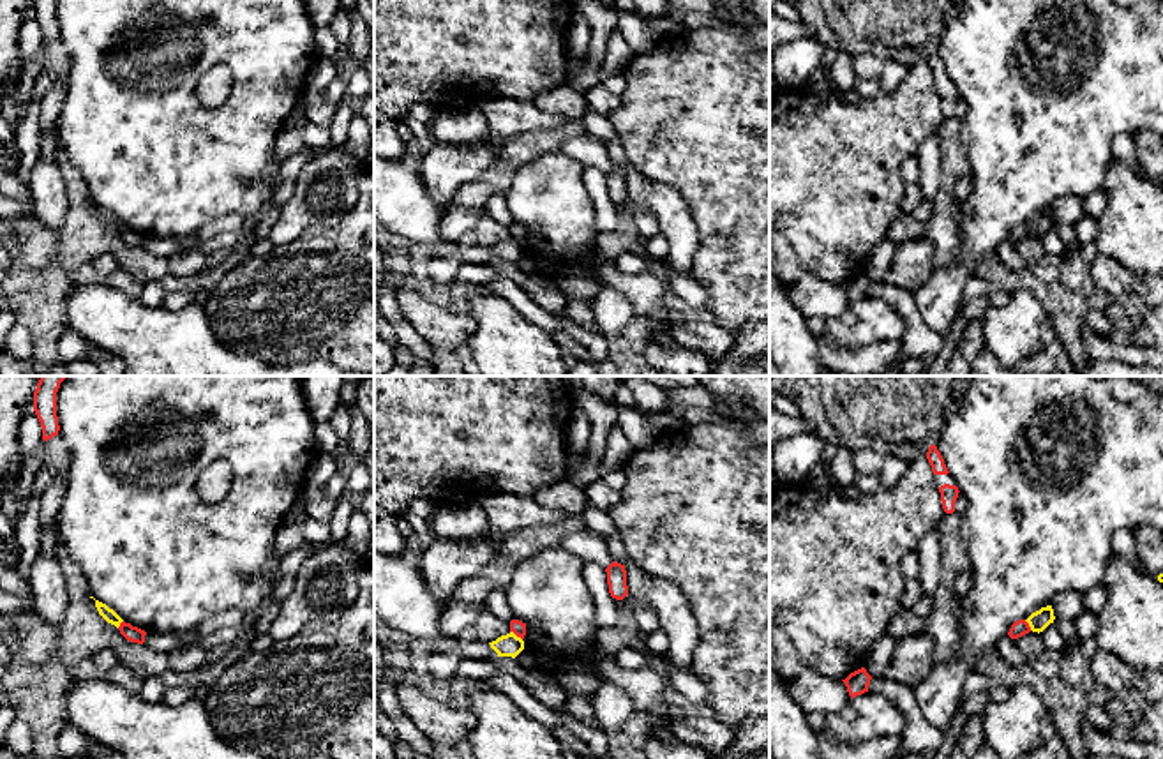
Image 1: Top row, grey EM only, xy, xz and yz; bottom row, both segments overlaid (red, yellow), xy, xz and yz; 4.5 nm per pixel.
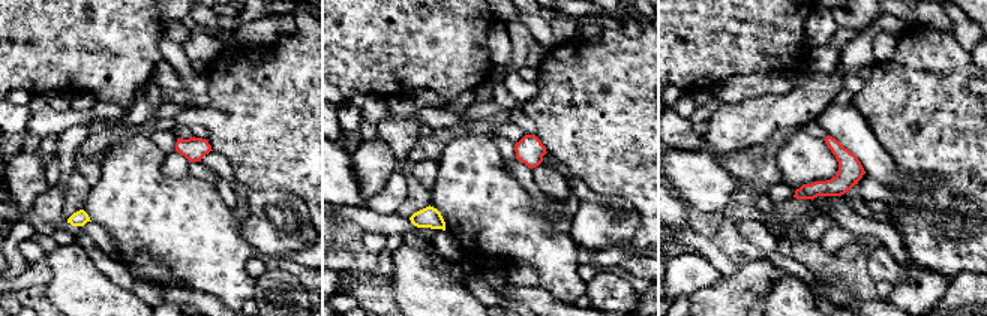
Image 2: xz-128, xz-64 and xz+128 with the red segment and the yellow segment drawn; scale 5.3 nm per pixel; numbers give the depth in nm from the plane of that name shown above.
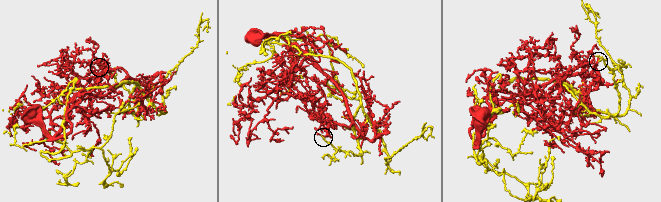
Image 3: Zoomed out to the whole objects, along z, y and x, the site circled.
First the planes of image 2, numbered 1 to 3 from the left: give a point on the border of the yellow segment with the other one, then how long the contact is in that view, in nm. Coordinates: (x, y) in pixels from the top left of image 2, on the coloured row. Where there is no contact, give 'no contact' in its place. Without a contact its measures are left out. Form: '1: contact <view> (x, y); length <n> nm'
1: no contact
2: no contact
3: no contact

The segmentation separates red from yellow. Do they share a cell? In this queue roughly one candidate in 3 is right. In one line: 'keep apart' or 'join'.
keep apart

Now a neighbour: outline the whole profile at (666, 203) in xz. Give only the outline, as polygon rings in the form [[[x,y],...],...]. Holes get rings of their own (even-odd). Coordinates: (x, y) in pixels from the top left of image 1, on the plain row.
[[[607,141],[605,147],[612,166],[621,168],[627,175],[628,199],[639,208],[649,210],[658,221],[660,233],[669,240],[665,265],[692,277],[702,235],[690,215],[687,201],[674,187],[641,175],[628,162],[621,141]]]

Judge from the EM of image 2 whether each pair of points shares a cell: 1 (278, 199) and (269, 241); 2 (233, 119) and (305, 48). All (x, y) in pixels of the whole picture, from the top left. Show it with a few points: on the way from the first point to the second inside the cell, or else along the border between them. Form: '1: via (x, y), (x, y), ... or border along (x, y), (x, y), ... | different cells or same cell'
1: via (266, 205), (263, 208), (263, 229) | same cell
2: via (251, 102), (287, 66) | same cell

